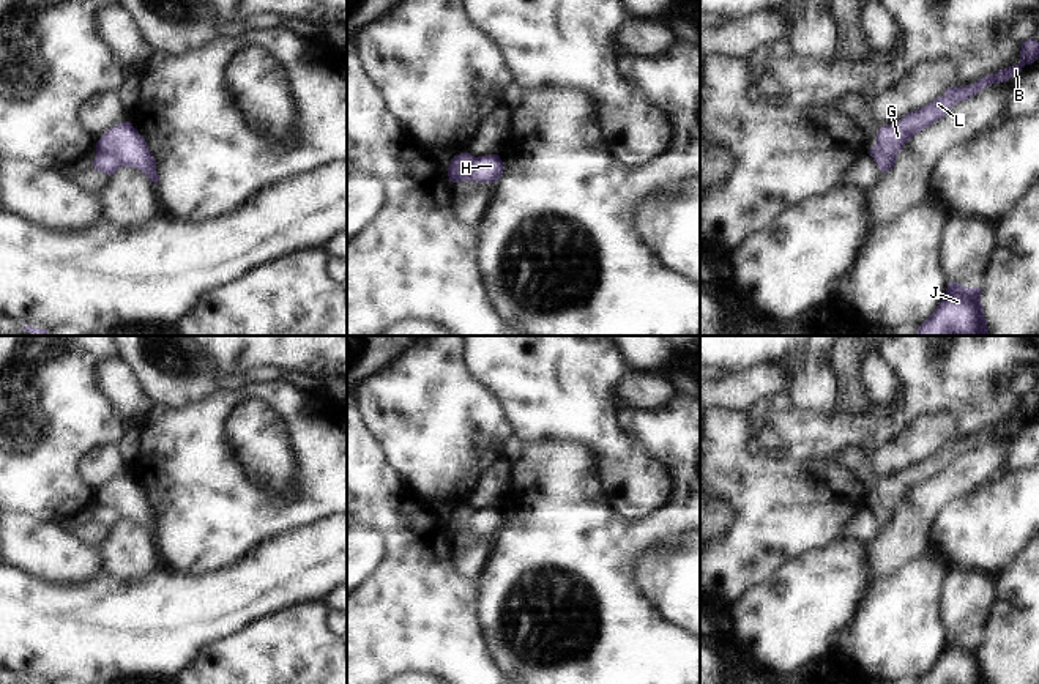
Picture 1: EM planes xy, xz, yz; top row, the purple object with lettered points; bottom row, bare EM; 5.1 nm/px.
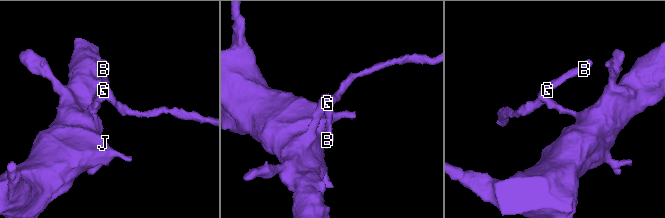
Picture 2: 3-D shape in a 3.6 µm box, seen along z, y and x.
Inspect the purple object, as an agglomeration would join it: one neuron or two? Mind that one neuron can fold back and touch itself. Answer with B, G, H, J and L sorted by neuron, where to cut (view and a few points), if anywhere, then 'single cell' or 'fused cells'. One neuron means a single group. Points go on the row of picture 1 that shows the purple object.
B G H L / J | xz (475, 158), (458, 170), (456, 182) | fused cells

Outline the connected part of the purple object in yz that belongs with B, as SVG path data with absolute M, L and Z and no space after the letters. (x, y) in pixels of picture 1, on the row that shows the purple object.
M1034 38L1022 43L1020 63L1000 69L965 87L948 87L944 95L927 106L903 115L899 121L881 126L877 134L877 145L888 158L897 158L905 143L935 121L941 120L960 101L966 101L992 84L1007 82L1019 74L1025 65L1039 60L1039 43Z

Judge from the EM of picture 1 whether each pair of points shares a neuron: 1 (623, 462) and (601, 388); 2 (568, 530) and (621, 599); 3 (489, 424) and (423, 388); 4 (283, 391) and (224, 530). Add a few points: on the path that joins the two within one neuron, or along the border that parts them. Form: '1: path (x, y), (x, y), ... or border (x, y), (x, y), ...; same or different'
1: path (607, 443), (601, 435), (601, 407); same
2: path (569, 547), (604, 582); same
3: path (473, 421), (456, 421), (439, 404); same
4: path (316, 440), (316, 494), (292, 517), (273, 520); same

